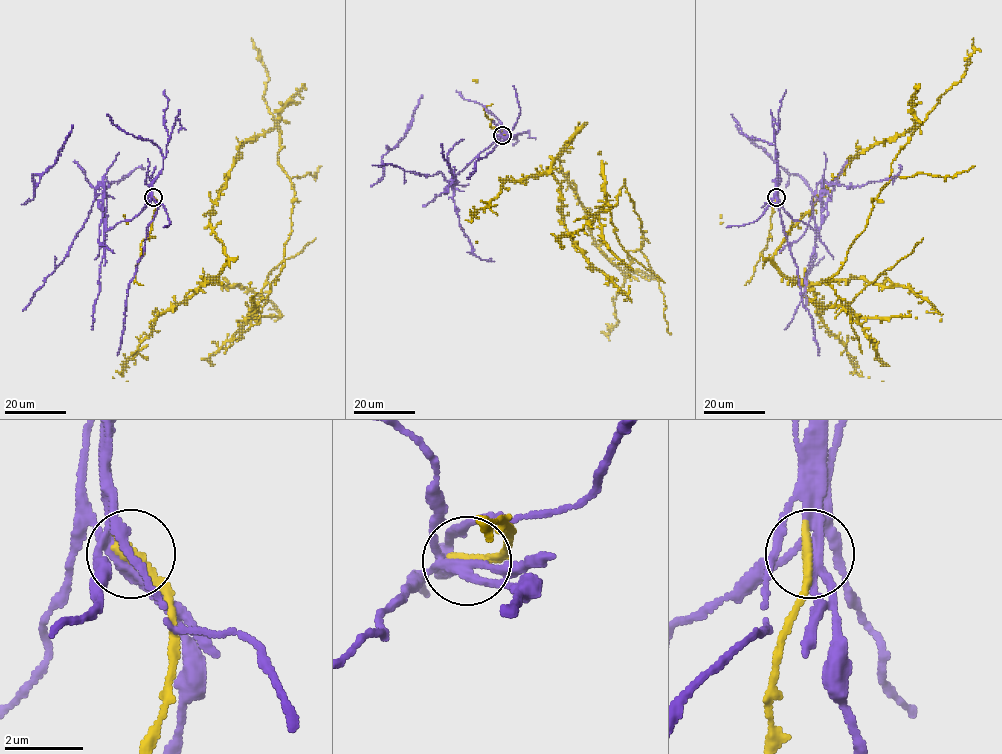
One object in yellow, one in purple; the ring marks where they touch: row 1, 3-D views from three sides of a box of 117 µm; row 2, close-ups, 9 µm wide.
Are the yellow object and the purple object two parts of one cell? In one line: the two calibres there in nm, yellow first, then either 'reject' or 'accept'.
280/240 nm | reject

